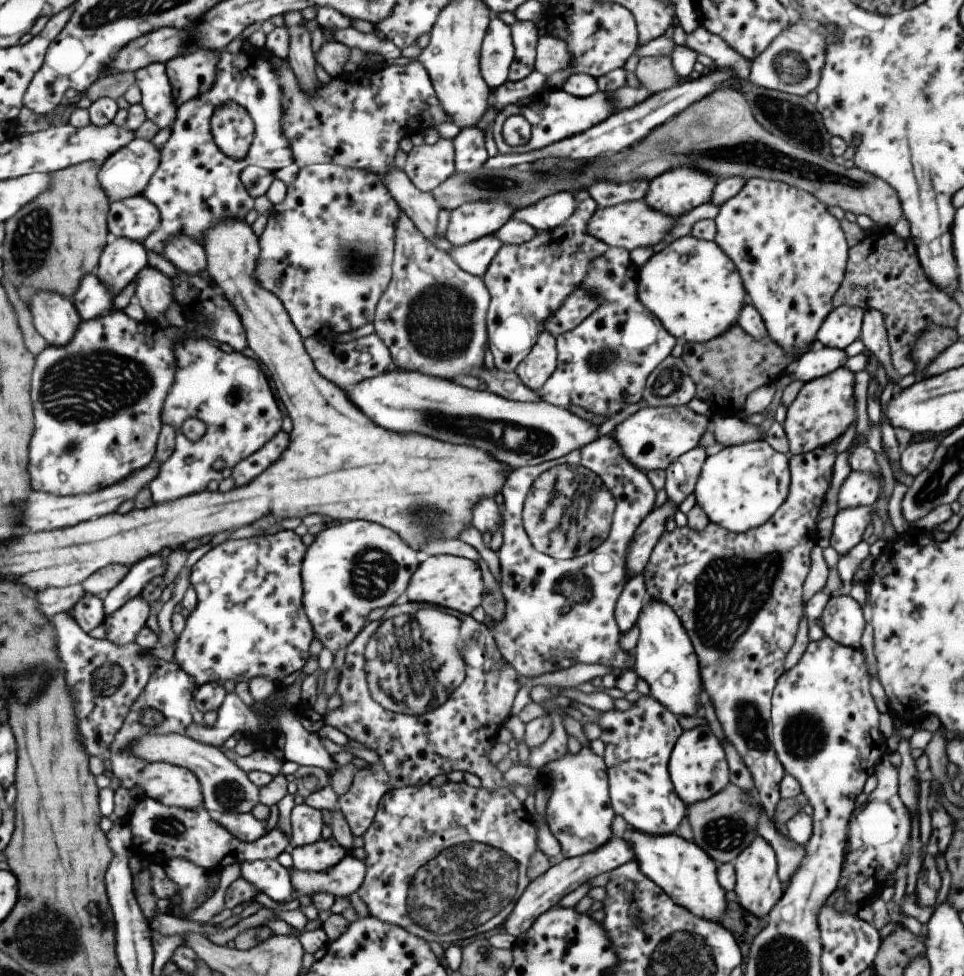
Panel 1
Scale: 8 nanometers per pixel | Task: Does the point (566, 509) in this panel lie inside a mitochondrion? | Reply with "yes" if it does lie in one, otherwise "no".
yes

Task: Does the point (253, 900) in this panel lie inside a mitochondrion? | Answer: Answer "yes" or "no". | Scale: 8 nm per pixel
no

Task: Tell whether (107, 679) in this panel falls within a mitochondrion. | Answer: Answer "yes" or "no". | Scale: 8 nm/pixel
yes

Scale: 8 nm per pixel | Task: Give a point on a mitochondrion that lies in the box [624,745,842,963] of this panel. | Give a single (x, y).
(728, 832)

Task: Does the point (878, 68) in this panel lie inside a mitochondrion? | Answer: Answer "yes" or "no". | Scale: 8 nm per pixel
no

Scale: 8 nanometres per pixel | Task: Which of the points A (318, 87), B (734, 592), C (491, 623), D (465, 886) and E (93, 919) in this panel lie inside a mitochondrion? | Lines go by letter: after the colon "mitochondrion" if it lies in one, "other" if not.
A: other
B: mitochondrion
C: other
D: mitochondrion
E: mitochondrion

